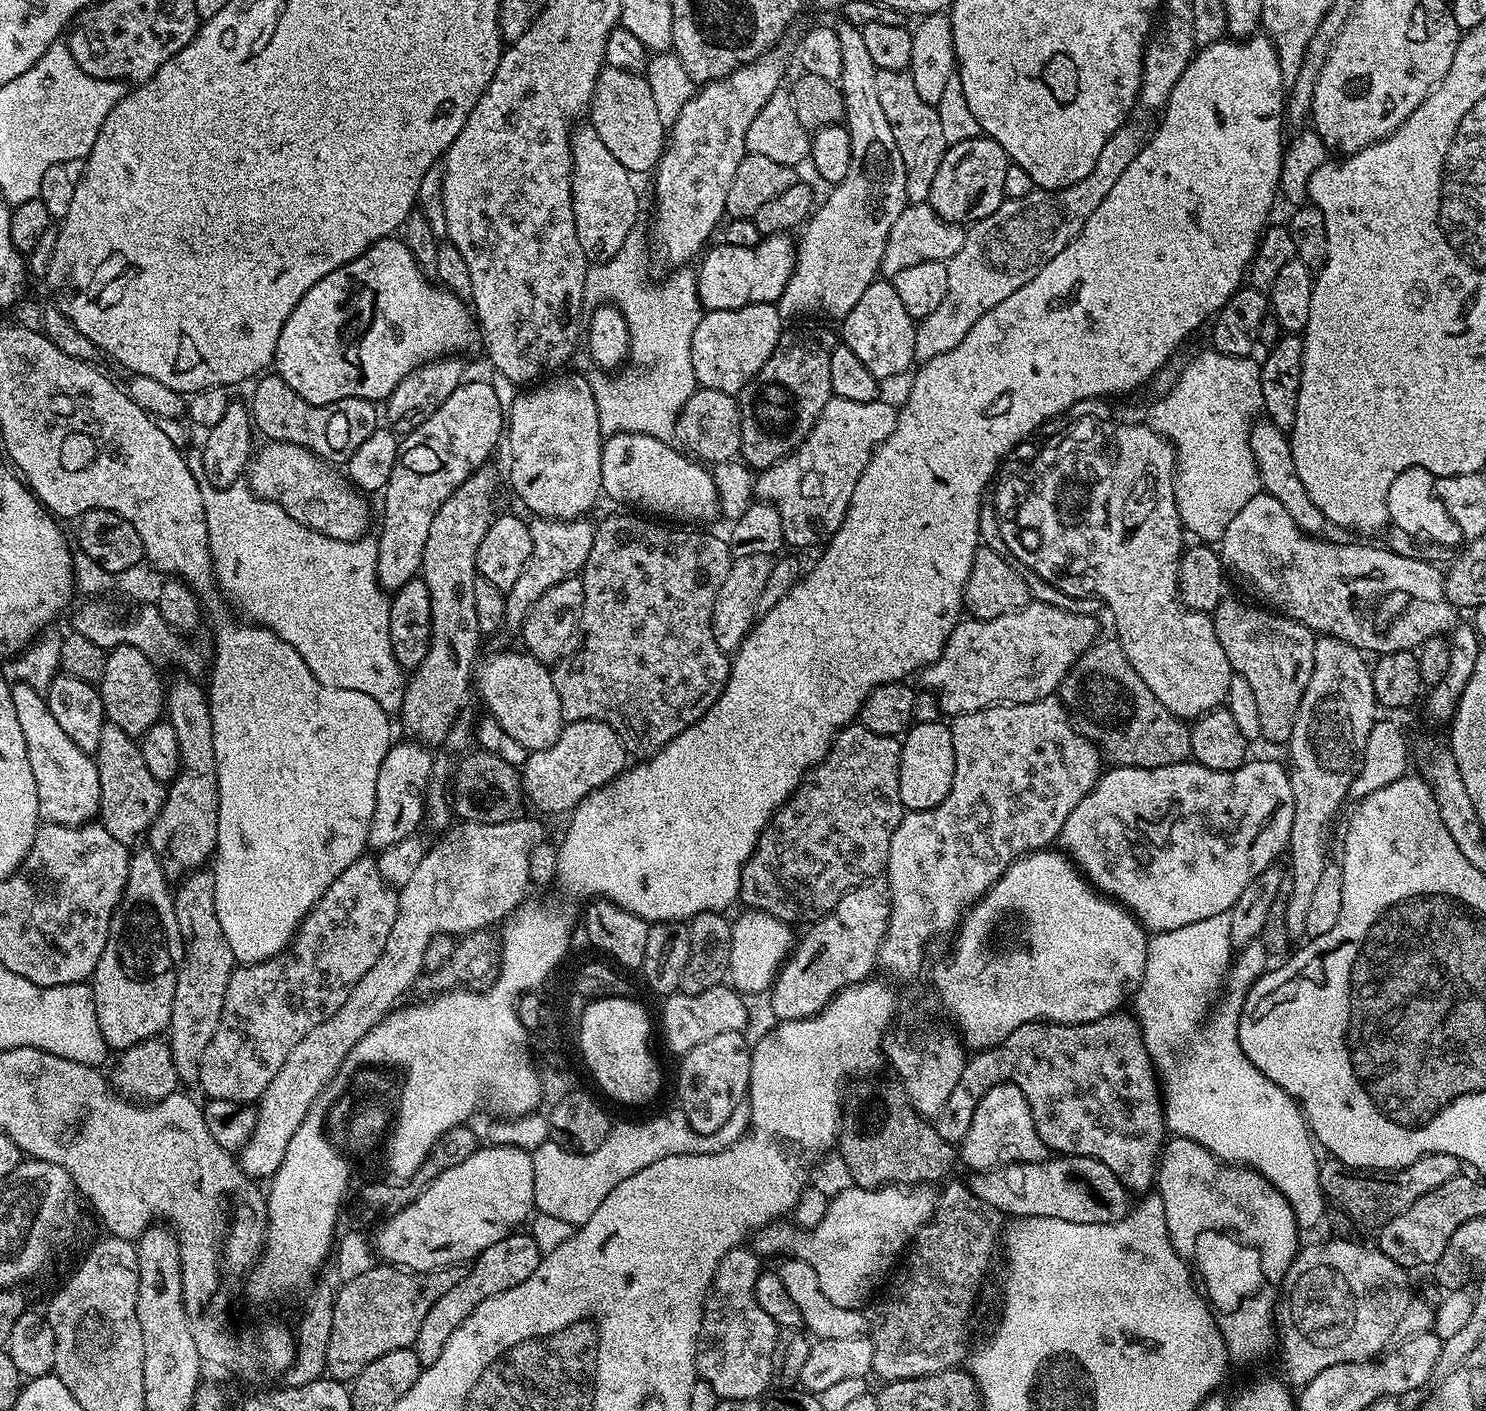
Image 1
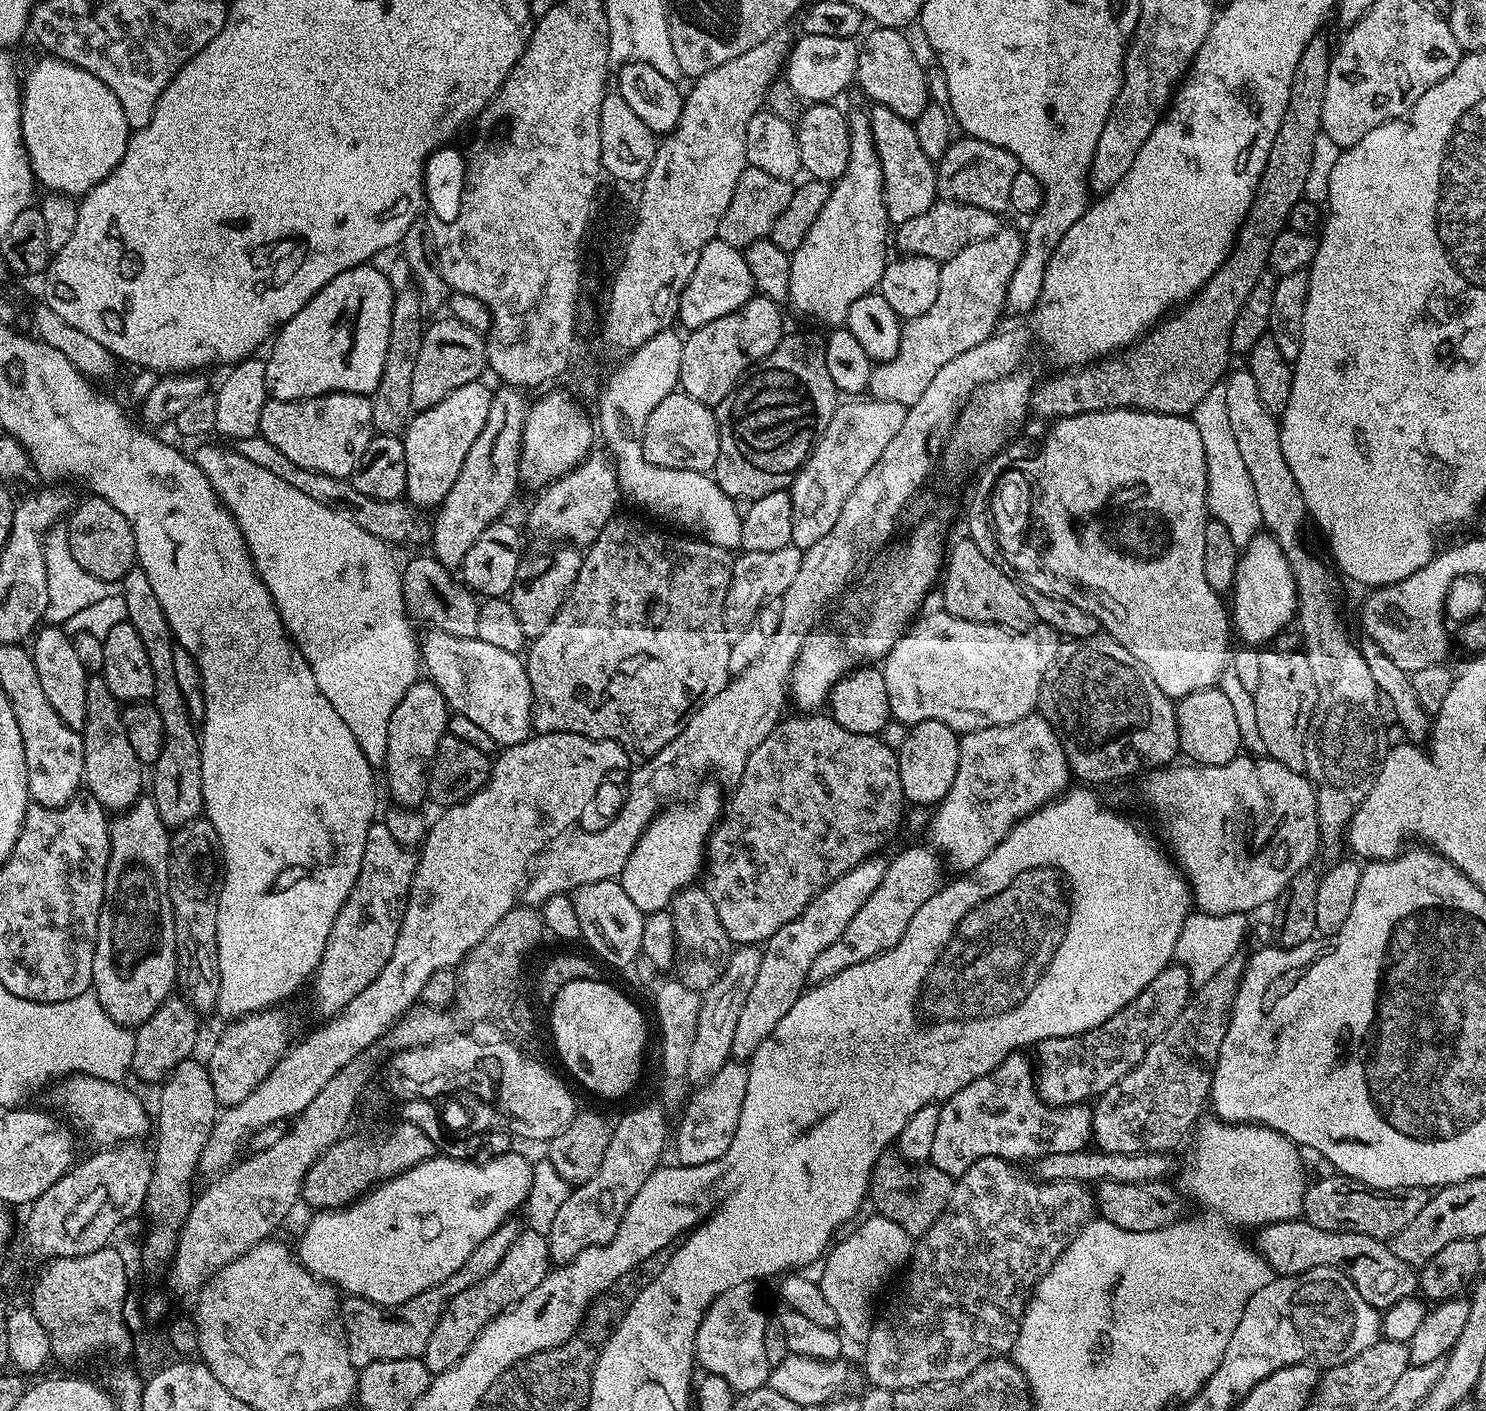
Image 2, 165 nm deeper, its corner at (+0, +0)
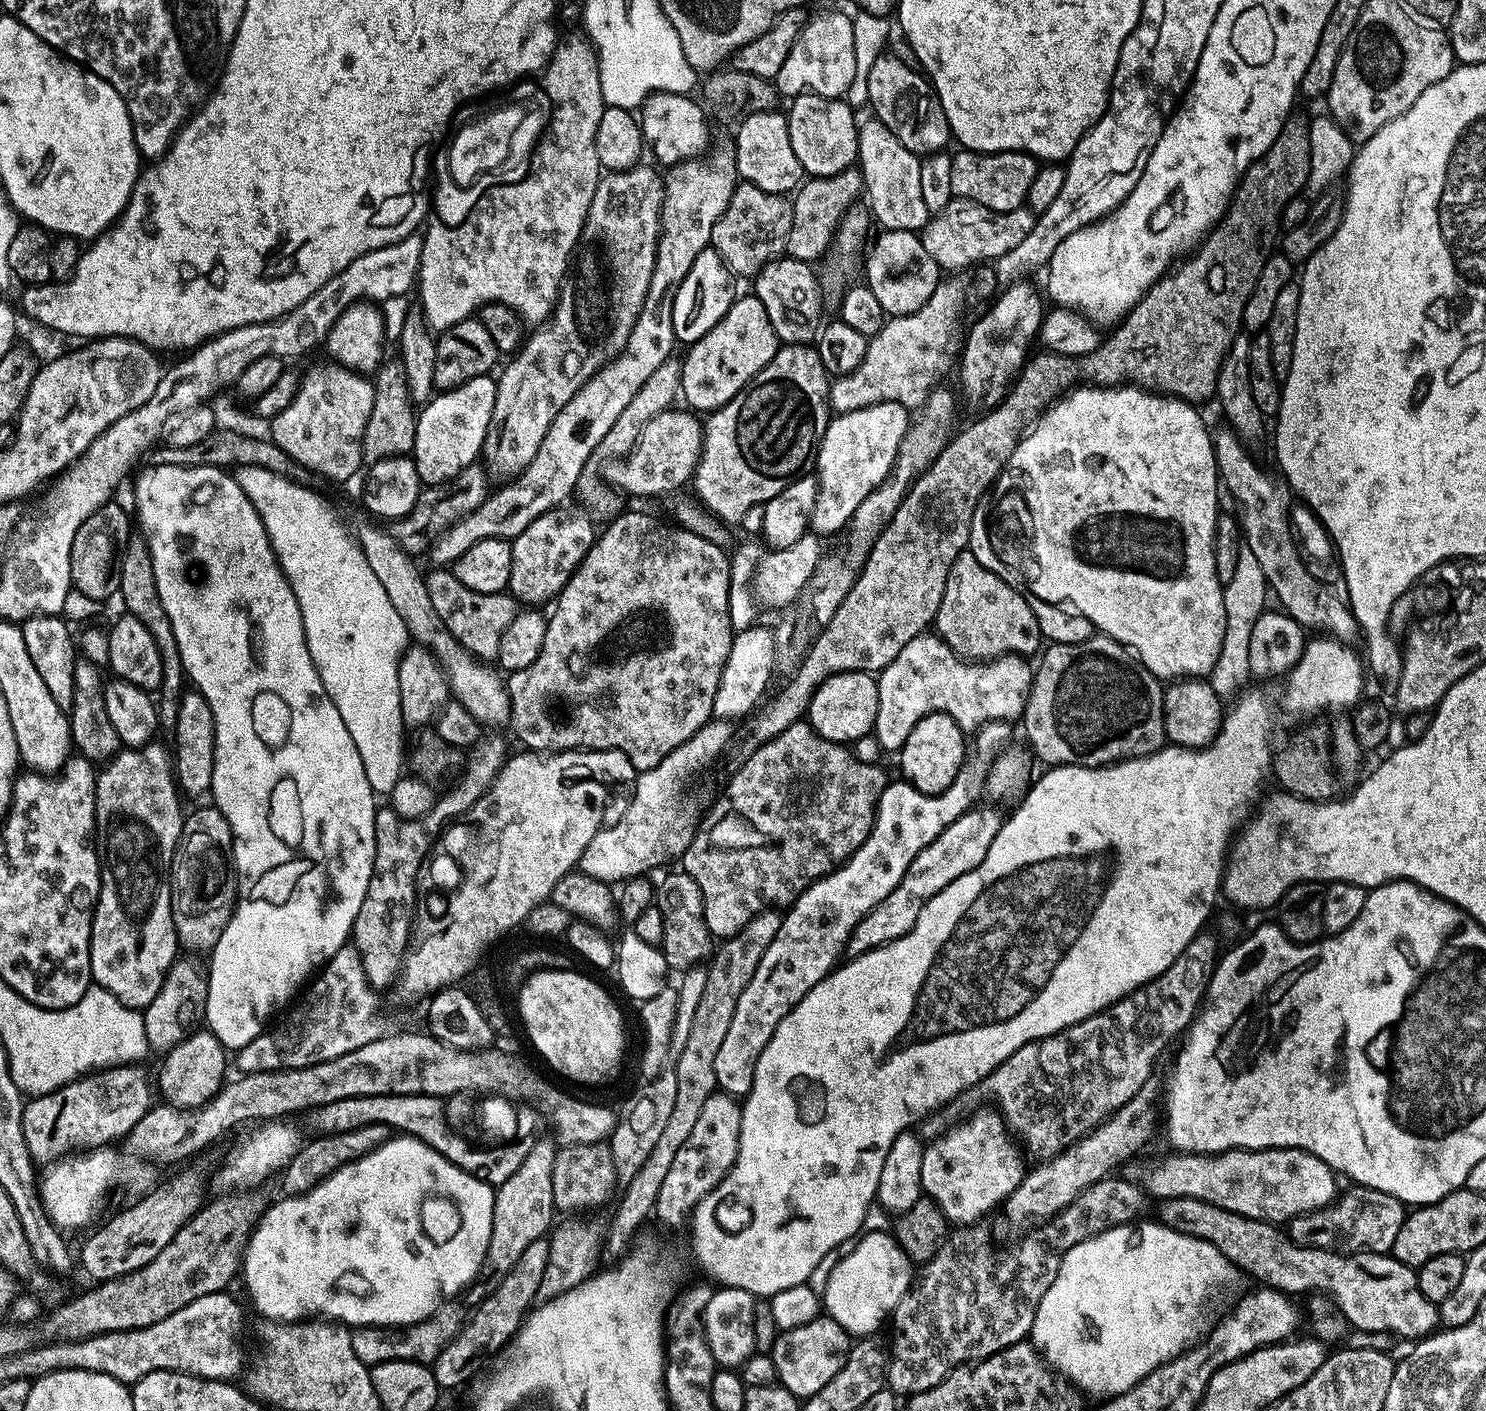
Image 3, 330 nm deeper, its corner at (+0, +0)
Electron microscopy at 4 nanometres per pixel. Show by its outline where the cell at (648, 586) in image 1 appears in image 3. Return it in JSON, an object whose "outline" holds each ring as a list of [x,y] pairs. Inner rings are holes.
{"outline":[[[621,512],[608,528],[599,533],[595,544],[586,554],[579,568],[573,572],[554,601],[556,609],[548,616],[546,638],[542,642],[542,650],[526,670],[518,670],[507,677],[508,706],[510,728],[516,731],[525,749],[551,754],[554,752],[574,752],[577,750],[622,750],[626,758],[635,766],[637,773],[658,766],[672,750],[678,750],[682,742],[686,742],[704,724],[713,719],[712,707],[714,694],[720,685],[720,675],[726,666],[726,658],[732,645],[732,623],[730,622],[730,606],[728,605],[728,587],[730,586],[730,556],[723,547],[710,542],[705,536],[699,536],[675,523],[663,524],[644,512]]]}

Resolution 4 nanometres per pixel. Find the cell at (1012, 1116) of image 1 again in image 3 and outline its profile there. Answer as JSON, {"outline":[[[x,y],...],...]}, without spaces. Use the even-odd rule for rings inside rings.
{"outline":[[[1235,1148],[1217,1154],[1171,1155],[1142,1180],[1147,1195],[1157,1196],[1160,1202],[1198,1198],[1246,1218],[1284,1226],[1305,1212],[1327,1208],[1338,1196],[1337,1173],[1322,1158],[1301,1148],[1263,1148],[1253,1152]]]}

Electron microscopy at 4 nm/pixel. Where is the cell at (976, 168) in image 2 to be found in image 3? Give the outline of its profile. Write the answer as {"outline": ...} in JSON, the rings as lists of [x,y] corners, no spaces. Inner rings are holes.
{"outline":[[[957,151],[950,166],[950,186],[953,197],[978,202],[995,212],[1009,212],[1025,207],[1030,194],[1030,182],[1038,167],[1036,157],[1028,152]]]}

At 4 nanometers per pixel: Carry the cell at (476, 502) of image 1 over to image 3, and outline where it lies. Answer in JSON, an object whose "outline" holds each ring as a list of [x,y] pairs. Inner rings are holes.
{"outline":[[[633,166],[625,168],[623,172],[608,172],[601,175],[598,182],[598,190],[594,190],[594,202],[590,202],[590,210],[586,214],[586,222],[582,226],[582,234],[580,240],[576,244],[576,251],[572,253],[570,267],[565,275],[563,284],[560,285],[560,294],[556,298],[556,306],[552,310],[552,315],[547,321],[541,323],[535,329],[536,332],[525,339],[522,347],[511,357],[512,360],[504,368],[504,373],[498,376],[496,380],[496,397],[494,398],[494,414],[490,414],[490,426],[488,433],[484,439],[483,459],[489,465],[493,464],[500,472],[508,472],[507,474],[519,474],[523,472],[526,466],[530,466],[530,462],[534,458],[534,454],[538,454],[538,446],[542,446],[542,438],[546,438],[546,430],[550,430],[550,422],[554,422],[556,414],[562,410],[562,406],[566,406],[566,402],[570,402],[570,398],[574,398],[574,394],[578,394],[578,390],[583,384],[606,367],[609,362],[618,355],[626,346],[626,342],[630,338],[630,332],[634,330],[634,324],[638,322],[638,318],[642,314],[642,308],[646,302],[646,296],[650,290],[650,280],[654,274],[654,264],[656,262],[656,251],[660,246],[660,211],[664,206],[664,180],[652,168],[640,168],[641,166]]]}

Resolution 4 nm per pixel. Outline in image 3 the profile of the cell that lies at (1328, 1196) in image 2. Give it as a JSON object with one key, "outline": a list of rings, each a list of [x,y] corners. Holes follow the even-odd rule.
{"outline":[[[1352,1186],[1349,1189],[1345,1196],[1343,1193],[1327,1208],[1305,1212],[1288,1221],[1288,1239],[1302,1248],[1326,1248],[1344,1254],[1362,1251],[1391,1253],[1394,1238],[1398,1238],[1398,1230],[1402,1230],[1406,1205],[1390,1194],[1382,1194],[1382,1190],[1363,1186]]]}

